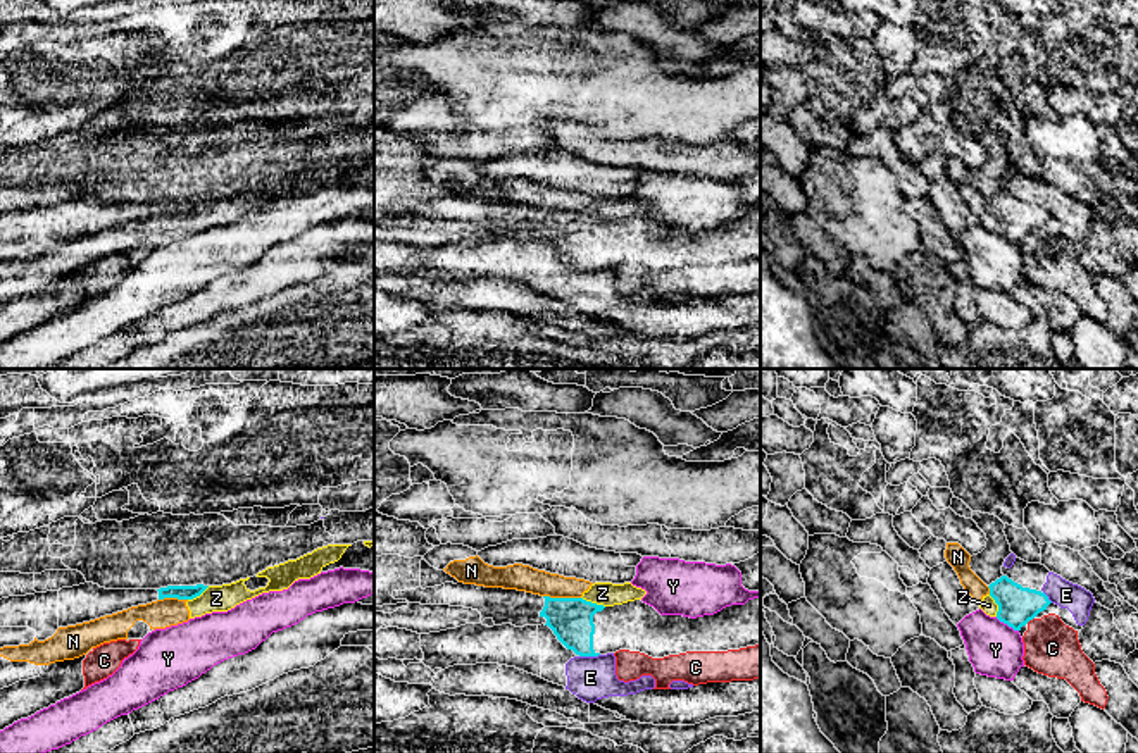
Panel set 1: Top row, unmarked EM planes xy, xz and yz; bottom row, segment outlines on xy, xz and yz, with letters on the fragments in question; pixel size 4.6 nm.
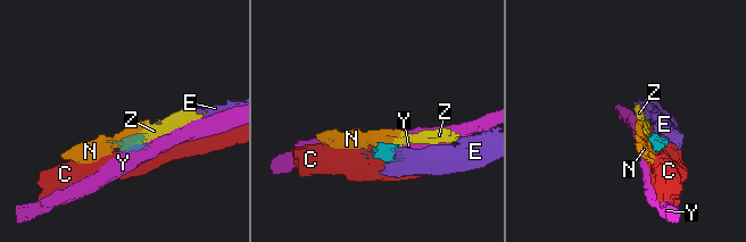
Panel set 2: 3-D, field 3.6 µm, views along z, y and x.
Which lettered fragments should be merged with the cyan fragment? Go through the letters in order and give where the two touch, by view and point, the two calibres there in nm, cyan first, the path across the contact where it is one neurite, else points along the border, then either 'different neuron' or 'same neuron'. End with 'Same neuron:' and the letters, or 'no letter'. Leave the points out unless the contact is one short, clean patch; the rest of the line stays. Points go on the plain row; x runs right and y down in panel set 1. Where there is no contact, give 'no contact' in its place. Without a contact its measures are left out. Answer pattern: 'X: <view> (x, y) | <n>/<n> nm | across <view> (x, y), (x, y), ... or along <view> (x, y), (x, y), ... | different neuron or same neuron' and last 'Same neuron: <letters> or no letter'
C: yz (1030, 233) | 180/260 nm | different neuron
E: xz (588, 269) | 200/200 nm | different neuron
N: xz (562, 212) | 200/130 nm | along xz (543, 209), (580, 212) | different neuron
Y: yz (1007, 238) | 180/260 nm | along yz (995, 231), (1018, 245) | different neuron
Z: xz (594, 217) | 200/110 nm | along xz (581, 211), (604, 221) | different neuron
Same neuron: no letter

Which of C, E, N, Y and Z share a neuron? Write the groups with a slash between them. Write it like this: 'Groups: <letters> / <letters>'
Groups: C / E / N Z / Y

